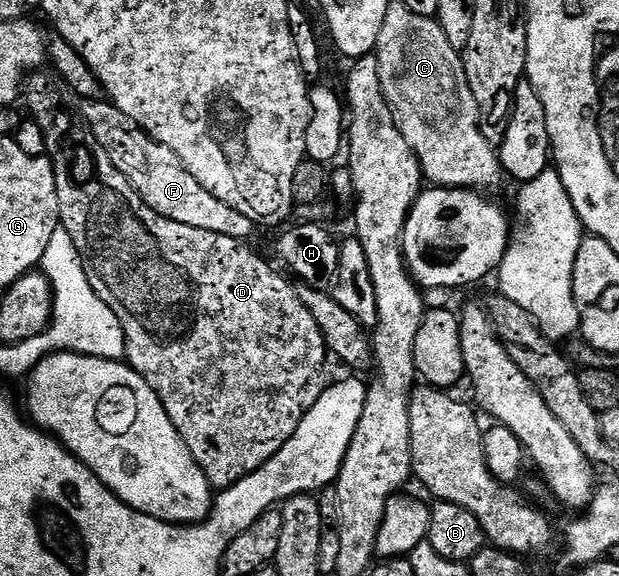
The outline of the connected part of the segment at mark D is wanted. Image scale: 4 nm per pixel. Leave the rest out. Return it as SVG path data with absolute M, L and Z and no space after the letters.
M40 69L26 76L25 103L27 99L27 107L31 110L30 118L42 129L48 152L75 151L67 160L58 158L54 160L59 222L67 230L69 237L73 237L73 245L77 245L85 277L89 285L93 285L93 293L97 293L97 297L101 297L101 301L105 301L105 305L109 305L109 309L117 313L117 321L121 321L127 346L126 362L137 374L145 377L153 393L157 393L169 421L173 421L177 433L181 433L185 445L189 445L189 453L193 453L197 465L201 465L212 488L232 487L237 481L249 477L249 473L261 469L261 465L265 465L269 457L279 452L281 445L285 445L285 441L289 441L289 437L297 433L297 425L301 425L305 413L309 413L309 409L313 409L313 405L321 397L325 386L323 366L326 365L327 359L329 360L329 352L321 337L321 329L317 329L313 313L309 313L309 309L301 305L301 297L297 297L295 287L287 284L261 256L254 255L244 240L221 237L221 233L209 233L209 229L193 229L193 225L180 225L178 221L169 221L169 217L161 217L156 211L149 209L149 205L141 201L133 185L129 185L129 181L113 165L109 153L105 153L105 149L93 137L93 133L80 122L76 112L74 115L63 104L64 88L57 82L56 76L51 73L46 75L45 72L46 70Z

